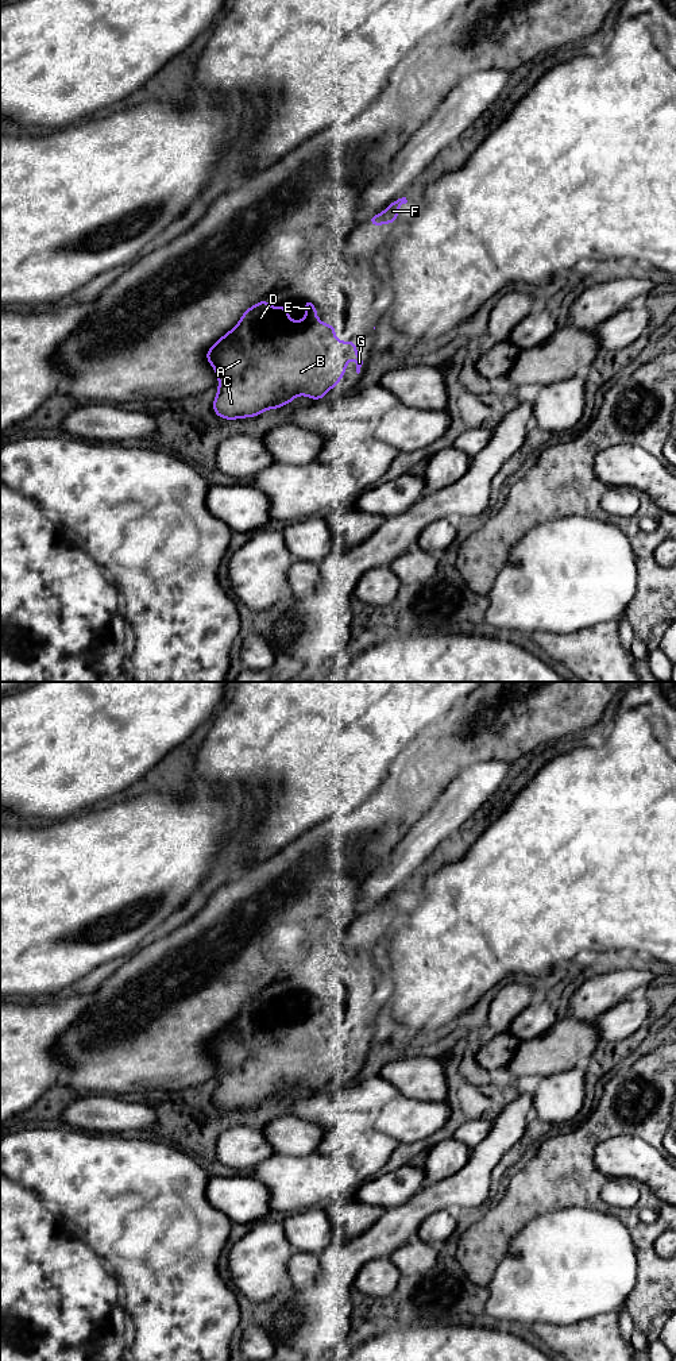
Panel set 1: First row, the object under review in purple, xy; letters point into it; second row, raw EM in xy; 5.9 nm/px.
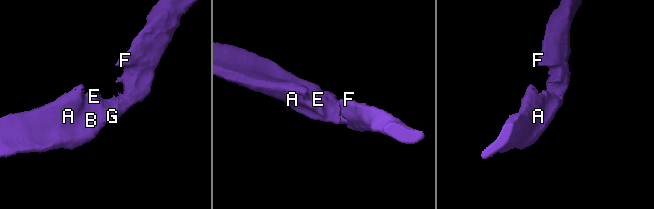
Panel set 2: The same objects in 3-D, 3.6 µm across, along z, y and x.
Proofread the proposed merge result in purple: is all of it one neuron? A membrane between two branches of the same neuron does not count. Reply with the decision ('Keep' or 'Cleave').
Keep

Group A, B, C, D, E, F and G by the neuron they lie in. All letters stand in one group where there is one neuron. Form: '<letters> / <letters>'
A B C D E F G

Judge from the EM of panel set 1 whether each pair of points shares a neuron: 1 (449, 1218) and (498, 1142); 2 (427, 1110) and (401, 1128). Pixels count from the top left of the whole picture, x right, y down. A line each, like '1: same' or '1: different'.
1: different
2: same

